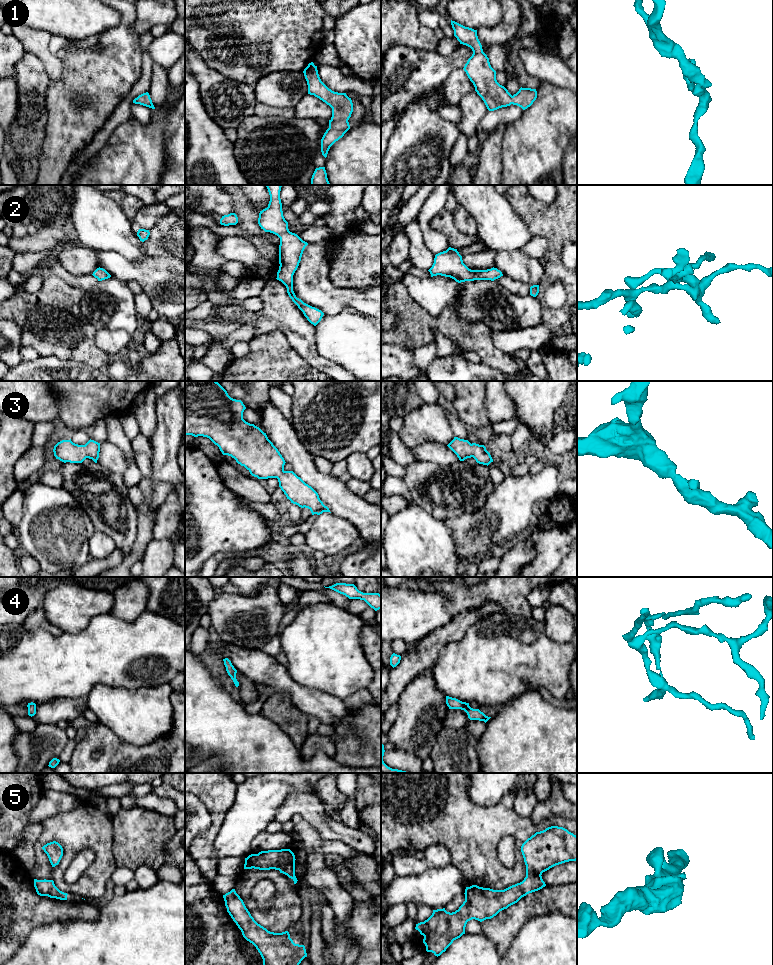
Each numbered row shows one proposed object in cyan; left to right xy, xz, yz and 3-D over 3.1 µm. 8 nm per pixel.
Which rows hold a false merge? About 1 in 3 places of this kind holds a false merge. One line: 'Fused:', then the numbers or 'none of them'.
Fused: none of them

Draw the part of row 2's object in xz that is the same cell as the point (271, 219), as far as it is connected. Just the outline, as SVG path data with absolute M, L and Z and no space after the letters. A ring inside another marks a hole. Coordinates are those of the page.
M266 185L266 187L270 195L270 201L268 207L260 211L258 224L265 232L273 233L280 238L280 266L276 279L286 286L289 297L303 312L307 320L316 326L321 321L324 313L304 303L296 297L293 291L293 275L299 266L303 251L308 243L288 229L288 222L283 216L280 199L282 185Z

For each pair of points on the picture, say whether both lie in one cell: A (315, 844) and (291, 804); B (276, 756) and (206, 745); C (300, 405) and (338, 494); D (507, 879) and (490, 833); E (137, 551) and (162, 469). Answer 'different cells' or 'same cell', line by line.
A: different cells
B: same cell
C: different cells
D: same cell
E: same cell

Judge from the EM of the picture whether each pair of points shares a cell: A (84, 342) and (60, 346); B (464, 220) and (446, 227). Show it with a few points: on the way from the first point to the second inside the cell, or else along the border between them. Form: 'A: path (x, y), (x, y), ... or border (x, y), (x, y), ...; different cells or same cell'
A: path (78, 343), (66, 344); same cell
B: border (452, 214), (454, 224), (460, 231), (476, 235); different cells

